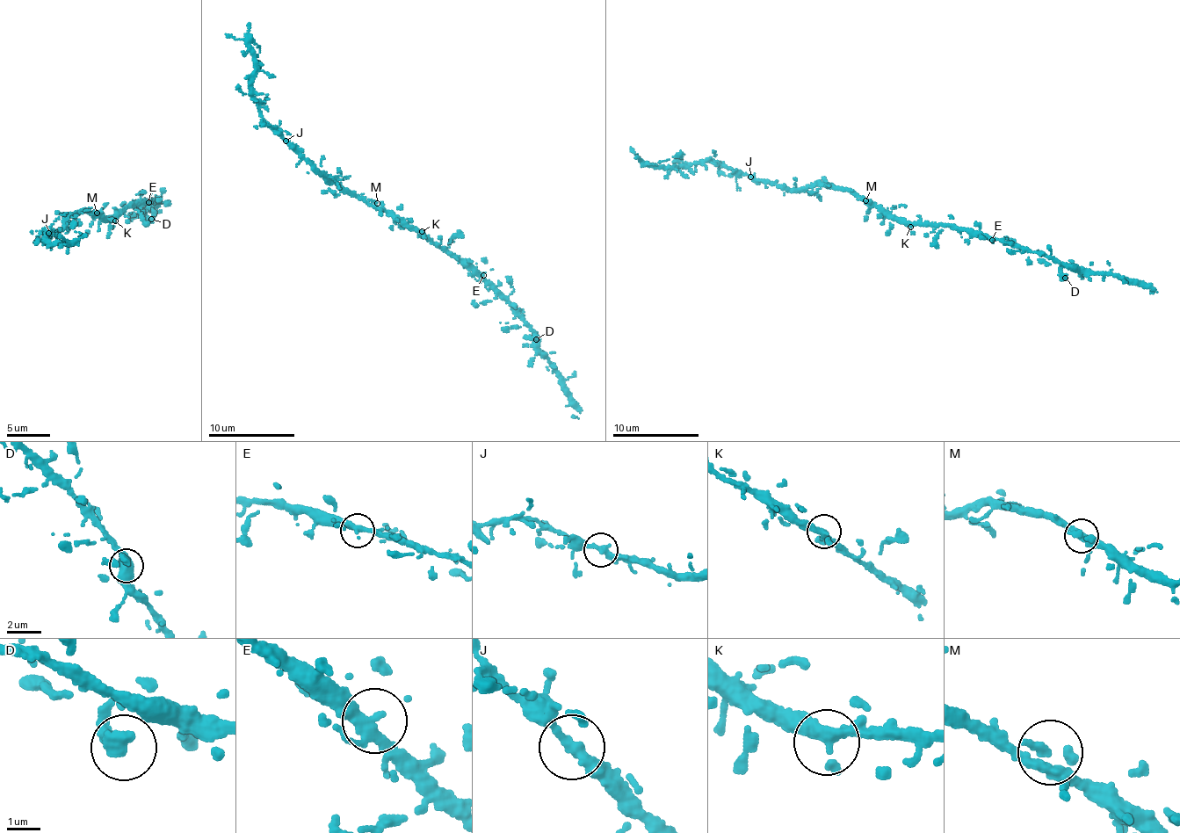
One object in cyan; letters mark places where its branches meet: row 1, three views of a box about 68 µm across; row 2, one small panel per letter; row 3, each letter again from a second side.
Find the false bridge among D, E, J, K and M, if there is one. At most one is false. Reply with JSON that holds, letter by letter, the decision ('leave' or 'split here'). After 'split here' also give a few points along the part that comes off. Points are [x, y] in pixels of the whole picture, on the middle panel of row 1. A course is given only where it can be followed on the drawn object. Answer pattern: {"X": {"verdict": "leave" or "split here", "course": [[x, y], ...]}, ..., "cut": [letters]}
{"D": {"verdict": "leave"}, "E": {"verdict": "leave"}, "J": {"verdict": "leave"}, "K": {"verdict": "leave"}, "M": {"verdict": "leave"}, "cut": []}

